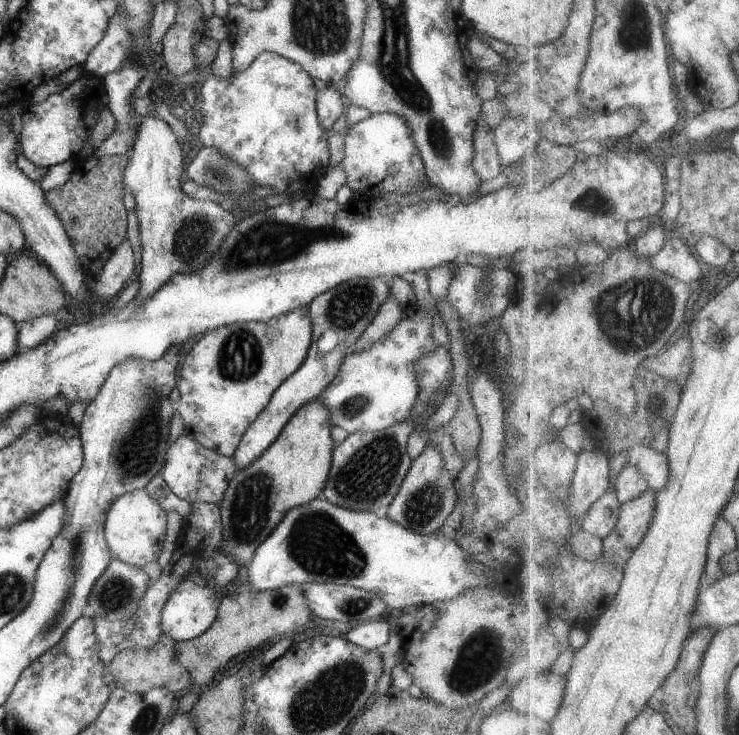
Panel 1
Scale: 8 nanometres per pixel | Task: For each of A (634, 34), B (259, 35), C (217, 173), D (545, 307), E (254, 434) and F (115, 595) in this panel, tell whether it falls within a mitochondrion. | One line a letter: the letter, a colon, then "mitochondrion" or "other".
A: mitochondrion
B: other
C: mitochondrion
D: other
E: other
F: mitochondrion

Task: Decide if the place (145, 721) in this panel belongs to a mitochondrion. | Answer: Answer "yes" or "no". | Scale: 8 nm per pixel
yes

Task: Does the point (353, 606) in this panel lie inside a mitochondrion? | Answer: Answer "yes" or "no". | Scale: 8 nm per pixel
yes

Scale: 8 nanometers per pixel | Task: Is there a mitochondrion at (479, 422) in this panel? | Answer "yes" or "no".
no

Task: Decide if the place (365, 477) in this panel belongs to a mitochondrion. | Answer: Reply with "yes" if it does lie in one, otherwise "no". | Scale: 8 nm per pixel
yes

